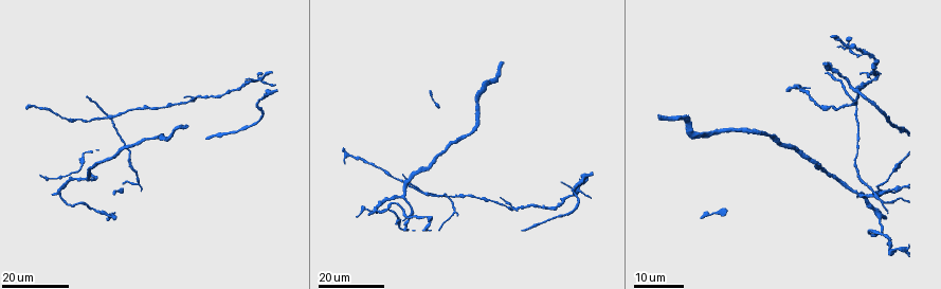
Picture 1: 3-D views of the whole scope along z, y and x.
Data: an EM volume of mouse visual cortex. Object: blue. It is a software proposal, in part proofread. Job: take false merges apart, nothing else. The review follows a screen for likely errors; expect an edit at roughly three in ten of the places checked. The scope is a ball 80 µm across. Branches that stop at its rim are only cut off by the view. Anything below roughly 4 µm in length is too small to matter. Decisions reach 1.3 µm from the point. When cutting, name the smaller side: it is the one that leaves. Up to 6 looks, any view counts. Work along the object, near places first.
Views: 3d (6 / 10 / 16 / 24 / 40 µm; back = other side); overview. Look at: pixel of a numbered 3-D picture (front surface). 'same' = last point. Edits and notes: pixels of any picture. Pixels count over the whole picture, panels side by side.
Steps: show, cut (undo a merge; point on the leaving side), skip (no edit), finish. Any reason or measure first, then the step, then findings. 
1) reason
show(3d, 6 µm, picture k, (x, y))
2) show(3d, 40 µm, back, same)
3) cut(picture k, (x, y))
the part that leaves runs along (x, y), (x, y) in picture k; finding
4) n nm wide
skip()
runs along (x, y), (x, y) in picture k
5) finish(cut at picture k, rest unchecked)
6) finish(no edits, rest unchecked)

thick turns thin
show(3d, 24 µm, picture 1, (830, 106))

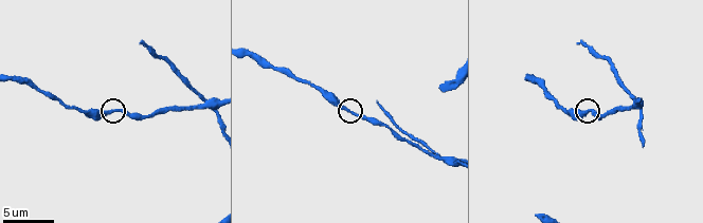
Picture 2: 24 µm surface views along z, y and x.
zoom in
show(3d, 6 µm, picture 2, (585, 112))

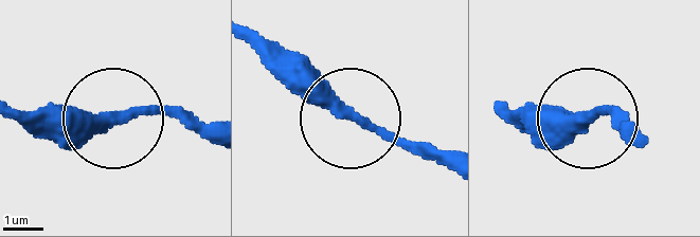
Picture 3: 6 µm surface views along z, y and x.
skip()
runs along (209, 131), (168, 114), (30, 114) in picture 3; all the same neuron

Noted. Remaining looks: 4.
three-way junction
show(3d, 16 µm, picture 1, (512, 206))

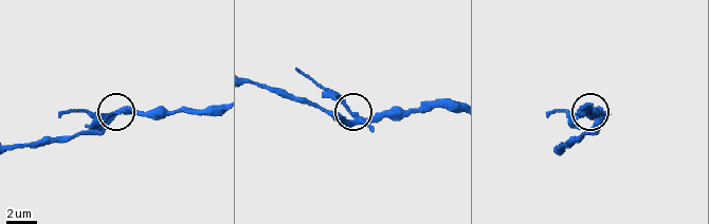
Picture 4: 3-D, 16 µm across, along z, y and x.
show(3d, 10 µm, picture 4, (352, 113))

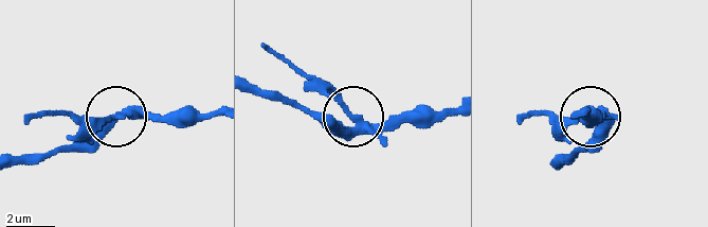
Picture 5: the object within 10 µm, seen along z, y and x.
show(3d, 10 µm, back, picture 5, (356, 115))

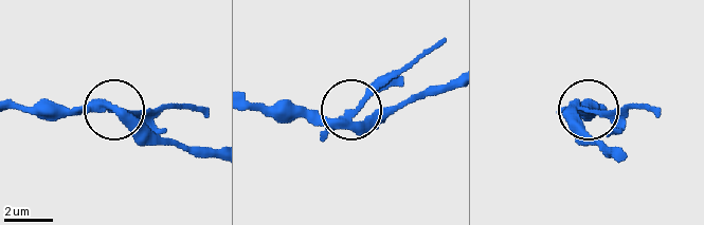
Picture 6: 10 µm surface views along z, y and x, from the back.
3 arms
skip()
continuous, no second neuron

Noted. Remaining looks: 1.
finish(no edits, rest unchecked)

